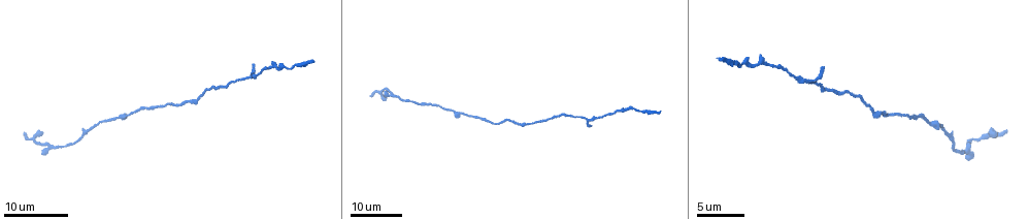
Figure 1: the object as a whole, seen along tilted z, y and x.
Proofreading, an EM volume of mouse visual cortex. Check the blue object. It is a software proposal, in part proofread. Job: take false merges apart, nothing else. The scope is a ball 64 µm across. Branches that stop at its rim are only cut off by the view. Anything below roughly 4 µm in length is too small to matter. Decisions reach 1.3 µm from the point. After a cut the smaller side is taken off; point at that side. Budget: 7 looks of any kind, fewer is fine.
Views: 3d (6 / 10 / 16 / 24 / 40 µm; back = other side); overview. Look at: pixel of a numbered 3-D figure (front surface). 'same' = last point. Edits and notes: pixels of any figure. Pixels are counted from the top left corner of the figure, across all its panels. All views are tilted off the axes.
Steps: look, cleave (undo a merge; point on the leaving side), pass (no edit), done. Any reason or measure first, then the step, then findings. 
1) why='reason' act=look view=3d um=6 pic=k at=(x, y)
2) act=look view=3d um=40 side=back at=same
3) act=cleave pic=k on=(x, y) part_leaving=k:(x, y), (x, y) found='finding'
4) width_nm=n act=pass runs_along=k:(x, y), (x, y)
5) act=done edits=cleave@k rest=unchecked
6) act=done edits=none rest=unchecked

why='calibre changes' act=look view=3d um=24 pic=1 at=(840, 93)

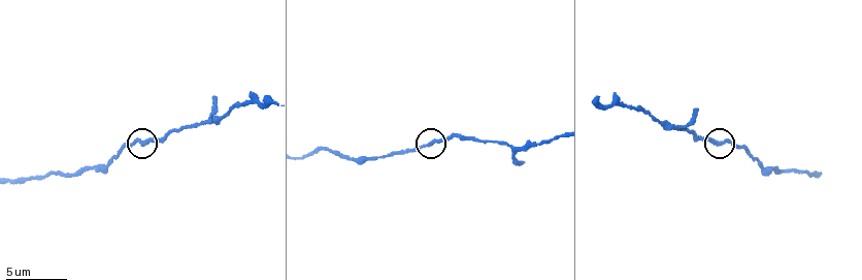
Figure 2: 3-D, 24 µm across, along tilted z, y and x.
act=look view=3d um=10 pic=2 at=(432, 144)

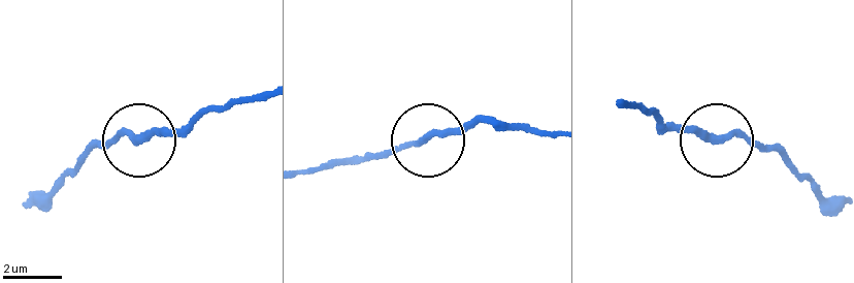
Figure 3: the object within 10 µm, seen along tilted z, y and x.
width_nm=220 act=pass runs_along=3:(39, 206), (100, 145), (127, 133), (140, 140), (173, 129) found='all the same neuron'

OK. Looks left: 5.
why='sudden change in width' act=look view=3d um=16 pic=2 at=(663, 122)

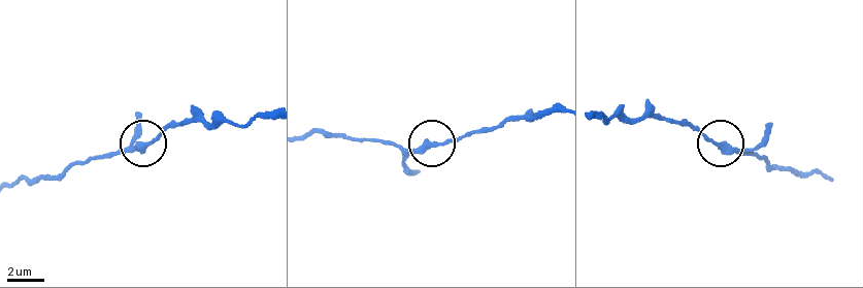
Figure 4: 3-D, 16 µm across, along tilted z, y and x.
act=pass found='all the same neuron'

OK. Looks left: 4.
act=look view=3d um=10 pic=2 at=(75, 174)

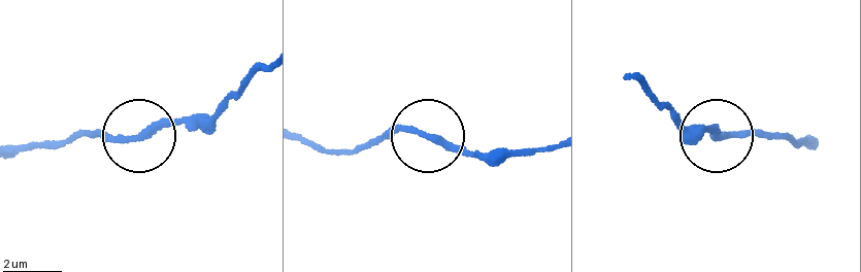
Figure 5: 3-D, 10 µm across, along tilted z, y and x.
side_arm_um=35 act=pass runs_along=5:(135, 138), (201, 114) found='all the same neuron'

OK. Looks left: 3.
act=done edits=none rest=unchecked

